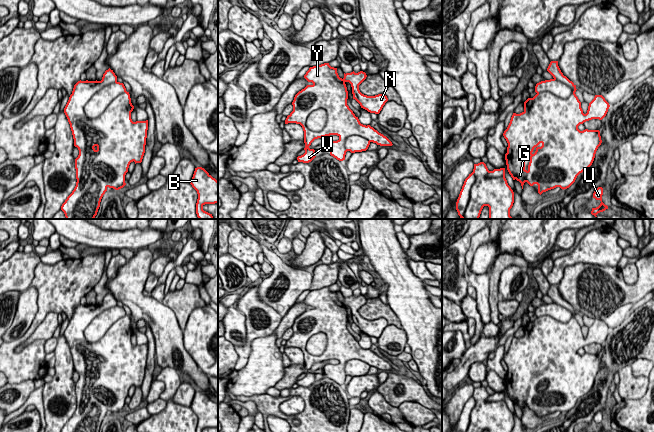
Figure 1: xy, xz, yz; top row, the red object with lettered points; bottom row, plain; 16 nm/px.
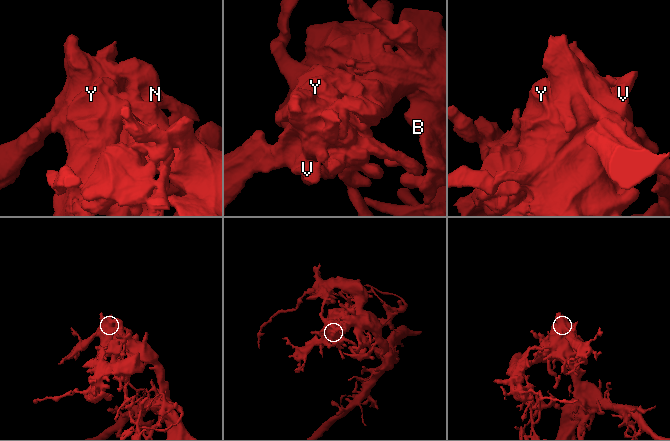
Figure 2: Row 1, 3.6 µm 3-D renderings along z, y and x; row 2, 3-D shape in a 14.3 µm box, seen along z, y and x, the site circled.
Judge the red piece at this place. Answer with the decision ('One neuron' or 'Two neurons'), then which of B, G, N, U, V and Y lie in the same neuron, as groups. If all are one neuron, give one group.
One neuron. Groups: B G N U V Y

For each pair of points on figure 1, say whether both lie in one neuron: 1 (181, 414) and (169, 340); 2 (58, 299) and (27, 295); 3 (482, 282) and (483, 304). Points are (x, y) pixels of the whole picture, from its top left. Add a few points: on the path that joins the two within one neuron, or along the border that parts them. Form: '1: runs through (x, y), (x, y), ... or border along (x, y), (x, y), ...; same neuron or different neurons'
1: border along (162, 367), (173, 367), (177, 370); different neurons
2: border along (30, 285), (37, 291), (37, 312), (33, 319); different neurons
3: runs through (482, 287), (482, 299); same neuron

